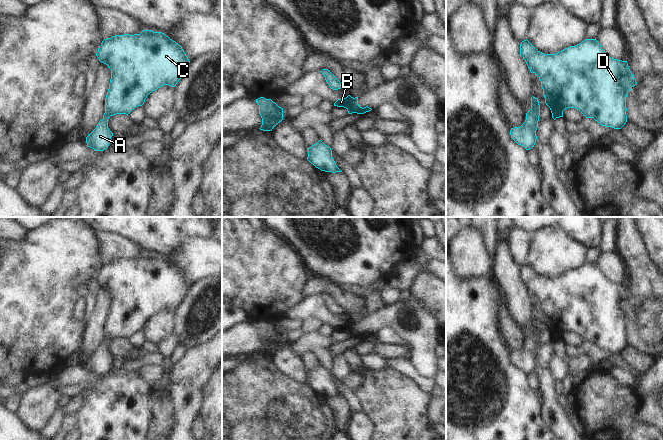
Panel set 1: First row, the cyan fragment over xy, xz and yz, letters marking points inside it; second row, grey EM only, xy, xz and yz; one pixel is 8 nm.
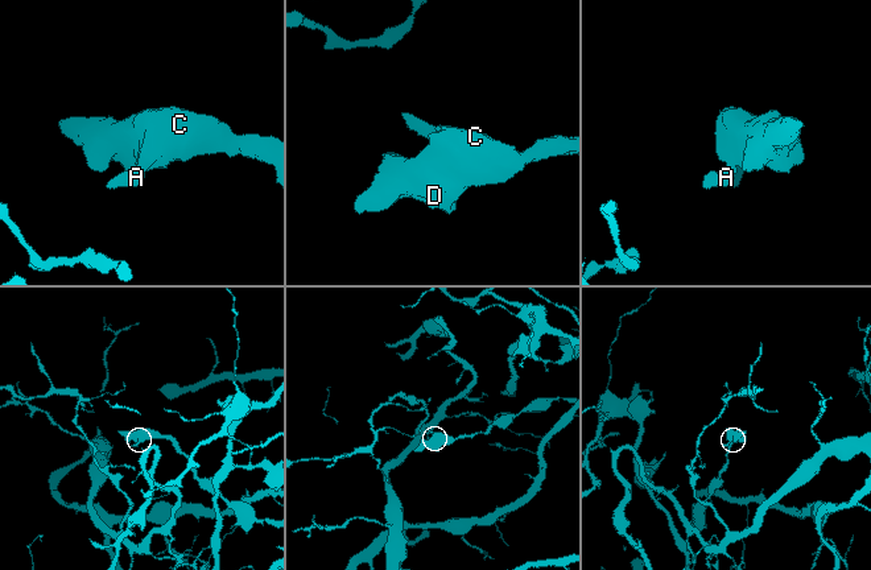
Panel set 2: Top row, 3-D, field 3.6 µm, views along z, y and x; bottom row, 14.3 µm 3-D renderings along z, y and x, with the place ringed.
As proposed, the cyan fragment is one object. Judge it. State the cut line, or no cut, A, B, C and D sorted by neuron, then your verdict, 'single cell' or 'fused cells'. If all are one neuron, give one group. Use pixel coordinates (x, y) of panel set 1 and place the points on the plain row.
no cut; A B C D; single cell

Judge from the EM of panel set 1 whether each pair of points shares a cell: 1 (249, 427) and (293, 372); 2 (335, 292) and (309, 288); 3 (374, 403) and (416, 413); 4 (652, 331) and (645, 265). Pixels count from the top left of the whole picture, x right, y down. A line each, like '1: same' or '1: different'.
1: different
2: same
3: same
4: same

